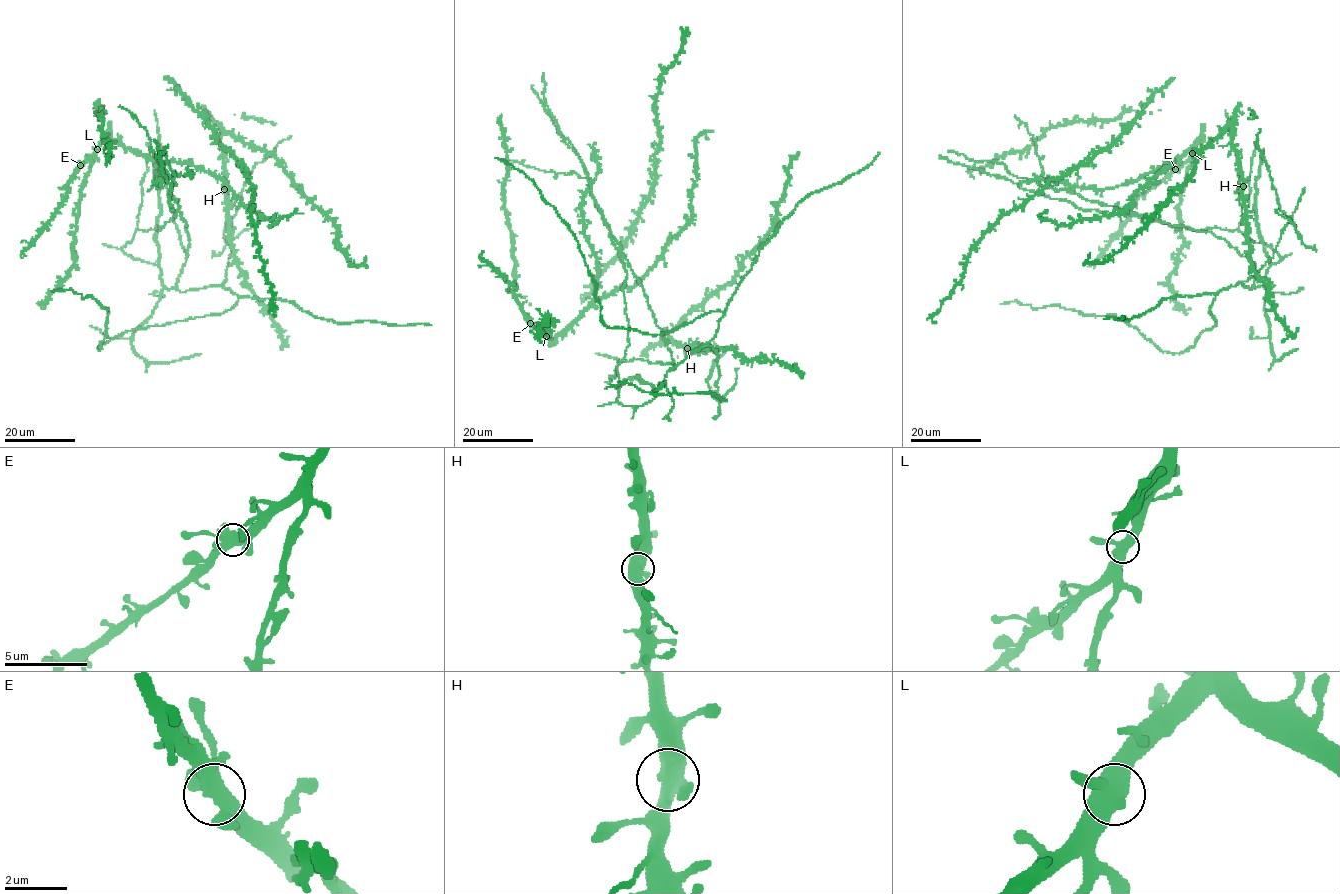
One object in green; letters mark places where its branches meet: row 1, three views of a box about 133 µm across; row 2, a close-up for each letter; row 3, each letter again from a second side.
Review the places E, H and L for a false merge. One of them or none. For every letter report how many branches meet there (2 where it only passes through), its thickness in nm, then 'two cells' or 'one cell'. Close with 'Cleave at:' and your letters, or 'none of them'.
E: branches 3; calibre 500 nm; one cell
H: branches 3; calibre 550 nm; one cell
L: branches 3; calibre 500 nm; one cell
Cleave at: none of them

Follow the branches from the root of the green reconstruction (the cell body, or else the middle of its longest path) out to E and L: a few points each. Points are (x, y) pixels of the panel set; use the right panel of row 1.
E: (1122, 209), (1086, 200), (1064, 184), (1096, 189), (1123, 186), (1182, 158), (1197, 141), (1191, 157), (1175, 169)
L: (1122, 209), (1086, 200), (1064, 184), (1116, 187), (1182, 158), (1197, 141), (1192, 153)

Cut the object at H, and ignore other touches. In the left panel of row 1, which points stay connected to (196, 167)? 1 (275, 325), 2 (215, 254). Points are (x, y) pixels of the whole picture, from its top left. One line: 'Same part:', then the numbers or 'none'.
Same part: 2

